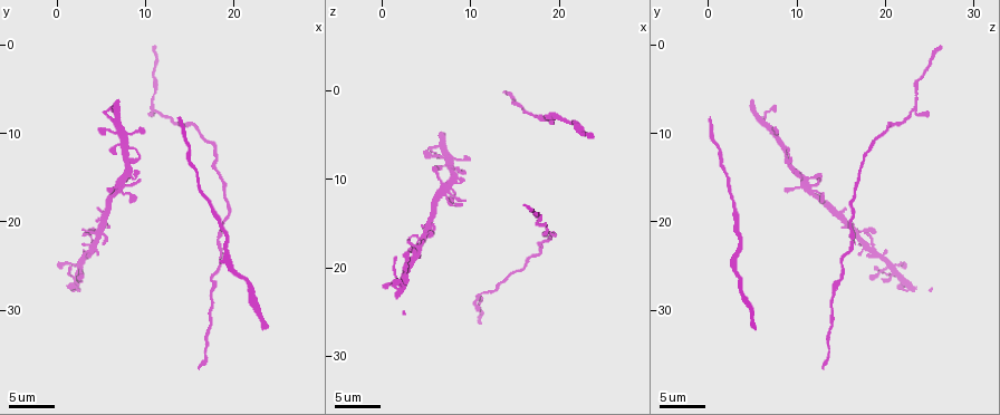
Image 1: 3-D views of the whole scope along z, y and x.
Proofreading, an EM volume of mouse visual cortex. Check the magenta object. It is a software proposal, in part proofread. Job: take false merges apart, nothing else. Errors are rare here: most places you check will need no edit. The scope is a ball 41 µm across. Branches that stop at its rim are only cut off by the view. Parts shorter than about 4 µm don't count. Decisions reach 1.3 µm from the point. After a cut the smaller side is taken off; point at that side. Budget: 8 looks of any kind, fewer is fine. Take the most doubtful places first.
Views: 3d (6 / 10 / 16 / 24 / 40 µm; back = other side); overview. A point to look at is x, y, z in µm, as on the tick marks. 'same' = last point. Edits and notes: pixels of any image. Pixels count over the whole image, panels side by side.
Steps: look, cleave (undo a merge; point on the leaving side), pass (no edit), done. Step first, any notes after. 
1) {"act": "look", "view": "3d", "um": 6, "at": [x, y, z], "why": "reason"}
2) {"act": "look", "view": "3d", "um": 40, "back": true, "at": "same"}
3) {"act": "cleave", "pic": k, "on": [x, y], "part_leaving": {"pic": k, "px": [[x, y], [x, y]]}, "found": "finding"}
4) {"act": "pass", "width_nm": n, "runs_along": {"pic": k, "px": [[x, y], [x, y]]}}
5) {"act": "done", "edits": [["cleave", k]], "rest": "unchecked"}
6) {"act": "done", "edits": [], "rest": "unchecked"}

{"act": "look", "view": "3d", "um": 10, "at": [7.6, 16.0, 11.4], "why": "looks like a crossing"}

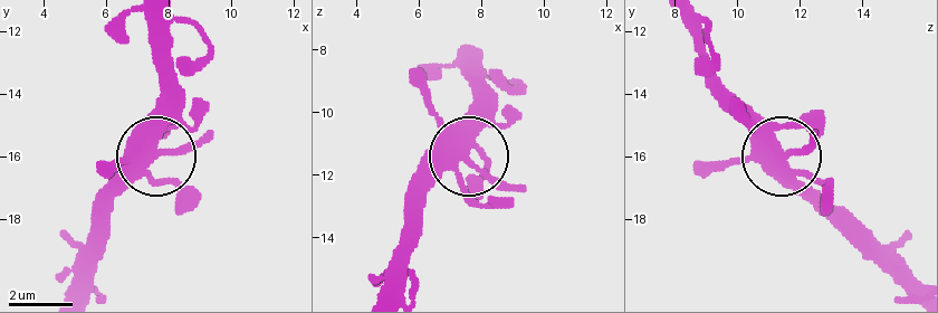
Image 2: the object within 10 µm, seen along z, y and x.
{"act": "look", "view": "3d", "um": 6, "at": [7.4, 16.0, 11.4]}

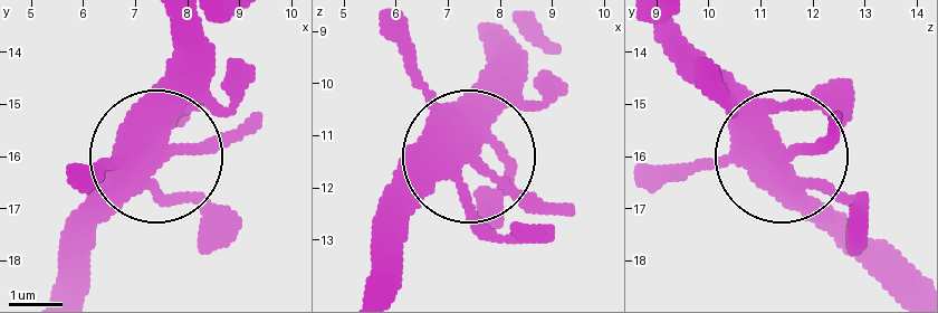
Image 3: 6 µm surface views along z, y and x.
{"act": "pass", "width_nm": 360, "runs_along": {"pic": 3, "px": [[490, 43], [481, 135], [388, 225]]}, "found": "all the same cell"}

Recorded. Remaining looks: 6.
{"act": "look", "view": "3d", "um": 10, "at": [8.6, 10.0, 7.8]}

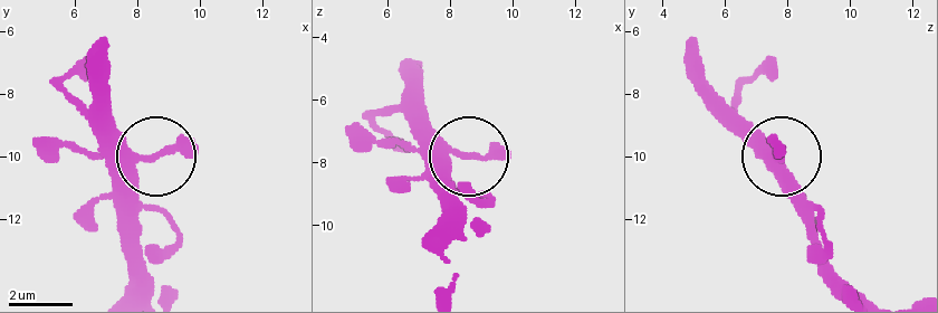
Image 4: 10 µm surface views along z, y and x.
{"act": "look", "view": "3d", "um": 10, "back": true, "at": [8.4, 10.1, 7.7]}

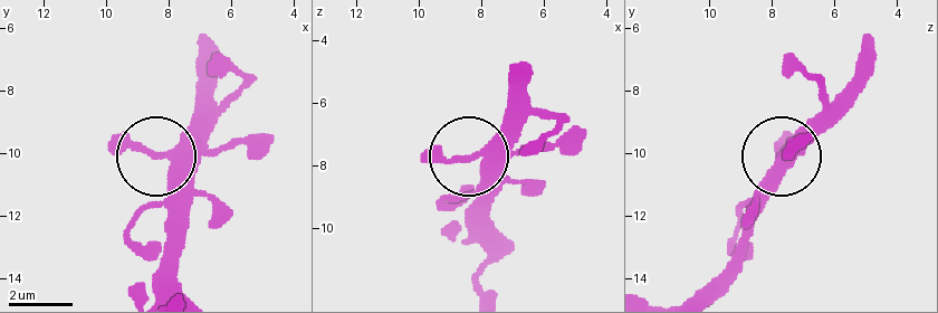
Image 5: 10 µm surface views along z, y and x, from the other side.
{"act": "pass", "side_arm_um": 5, "runs_along": {"pic": 5, "px": [[174, 246], [174, 185], [161, 155], [203, 115]]}, "found": "continuous, no second cell"}

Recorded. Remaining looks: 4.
{"act": "look", "view": "3d", "um": 16, "at": [17.6, 13.6, 17.4]}

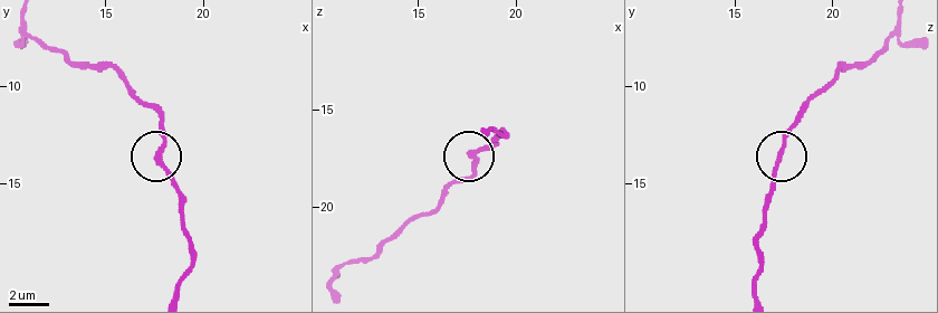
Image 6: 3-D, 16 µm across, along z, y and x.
{"act": "pass", "found": "continuous, no second cell"}

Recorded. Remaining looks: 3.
{"act": "look", "view": "3d", "um": 16, "at": [10.8, 5.6, 23.4]}

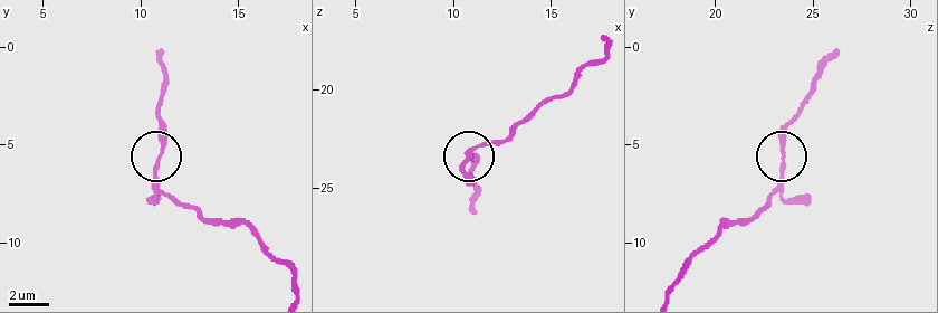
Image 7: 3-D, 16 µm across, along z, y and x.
{"act": "look", "view": "3d", "um": 6, "at": [11.1, 5.6, 23.5]}

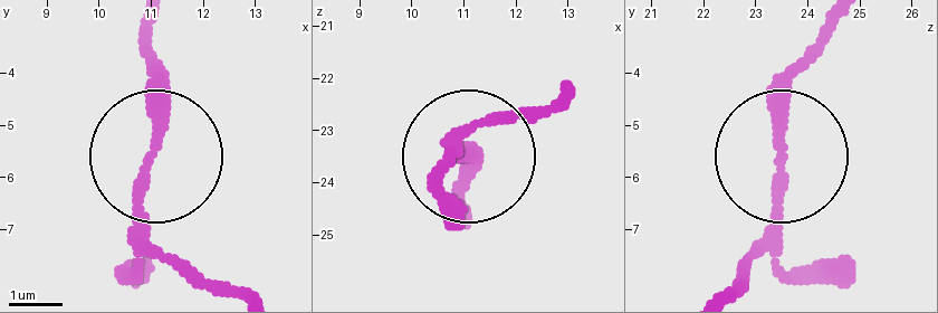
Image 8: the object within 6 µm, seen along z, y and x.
{"act": "pass", "width_nm": 200, "found": "all the same cell"}

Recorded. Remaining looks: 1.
{"act": "done", "edits": [], "rest": "unchecked"}

